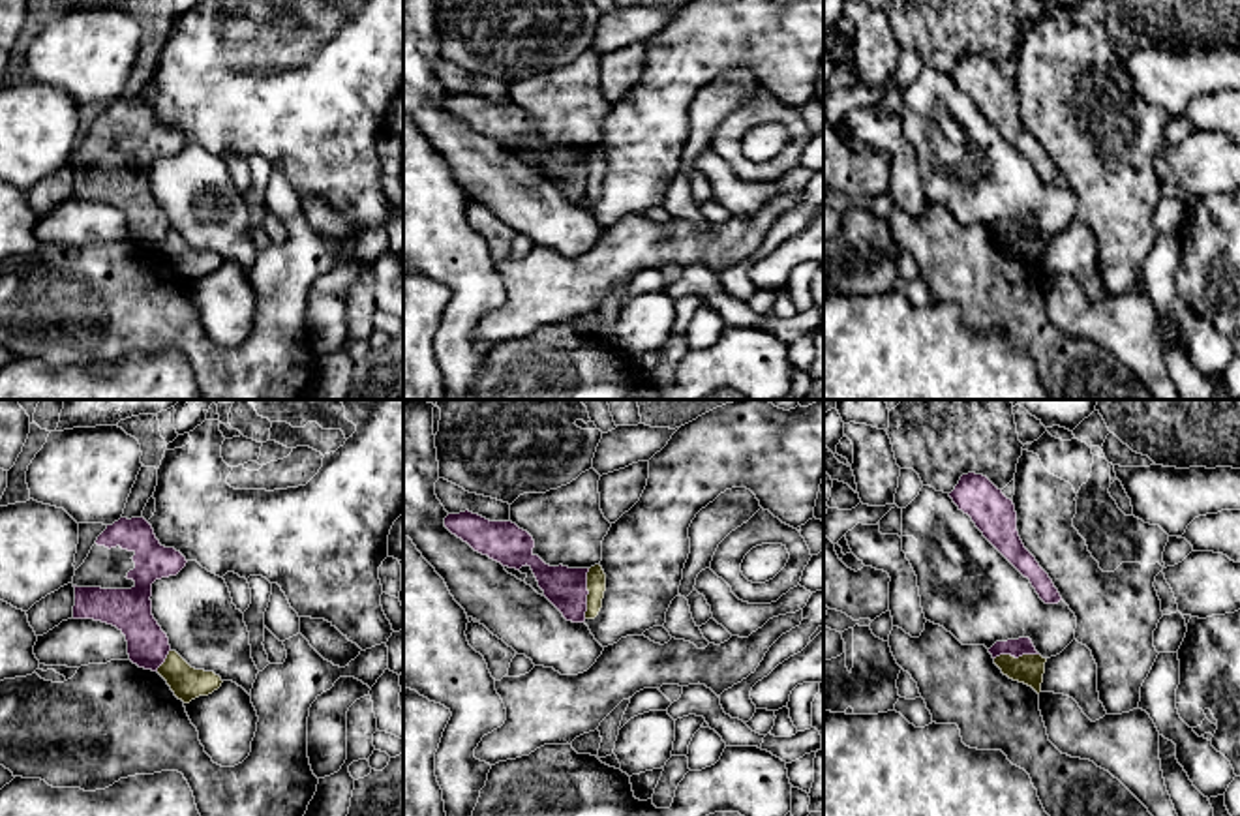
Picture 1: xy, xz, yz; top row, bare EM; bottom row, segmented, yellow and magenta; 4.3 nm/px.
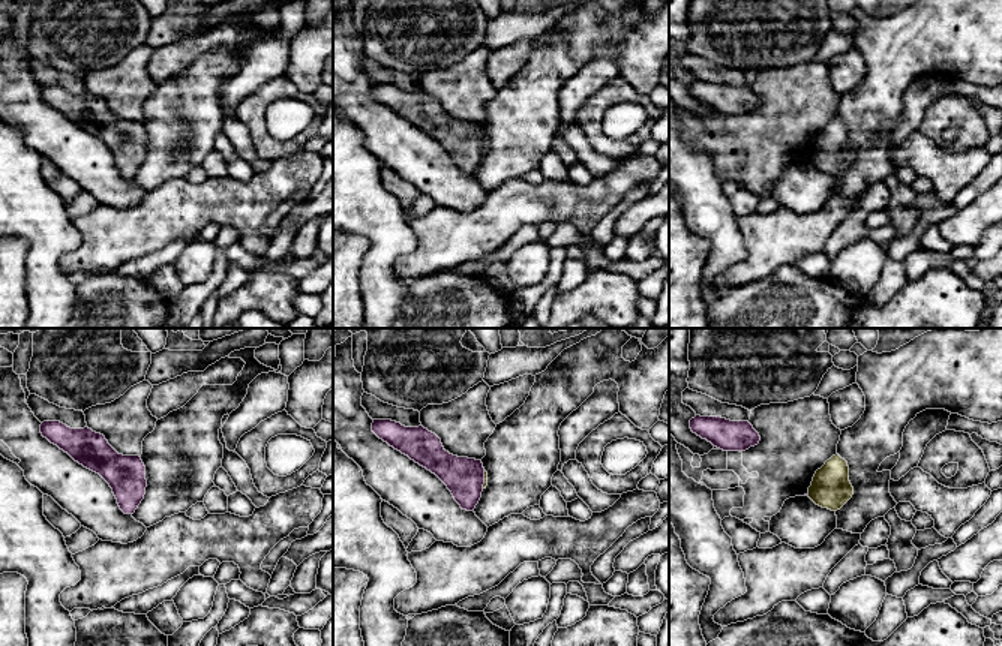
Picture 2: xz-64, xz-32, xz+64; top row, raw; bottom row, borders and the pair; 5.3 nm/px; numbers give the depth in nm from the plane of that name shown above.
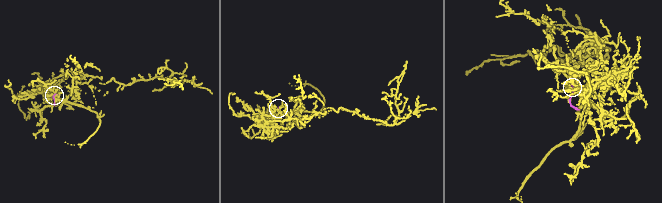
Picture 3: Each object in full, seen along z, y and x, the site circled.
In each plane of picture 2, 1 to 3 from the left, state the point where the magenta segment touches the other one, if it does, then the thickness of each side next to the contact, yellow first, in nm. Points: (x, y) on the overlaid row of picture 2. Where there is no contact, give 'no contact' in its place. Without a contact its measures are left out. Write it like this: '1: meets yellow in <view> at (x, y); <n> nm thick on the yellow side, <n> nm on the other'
1: no contact
2: meets yellow in xz-32 at (485, 480); 20 nm thick on the yellow side, 220 nm on the other
3: no contact

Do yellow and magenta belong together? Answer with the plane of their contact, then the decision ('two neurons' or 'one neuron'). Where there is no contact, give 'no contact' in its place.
contact in xz; two neurons

